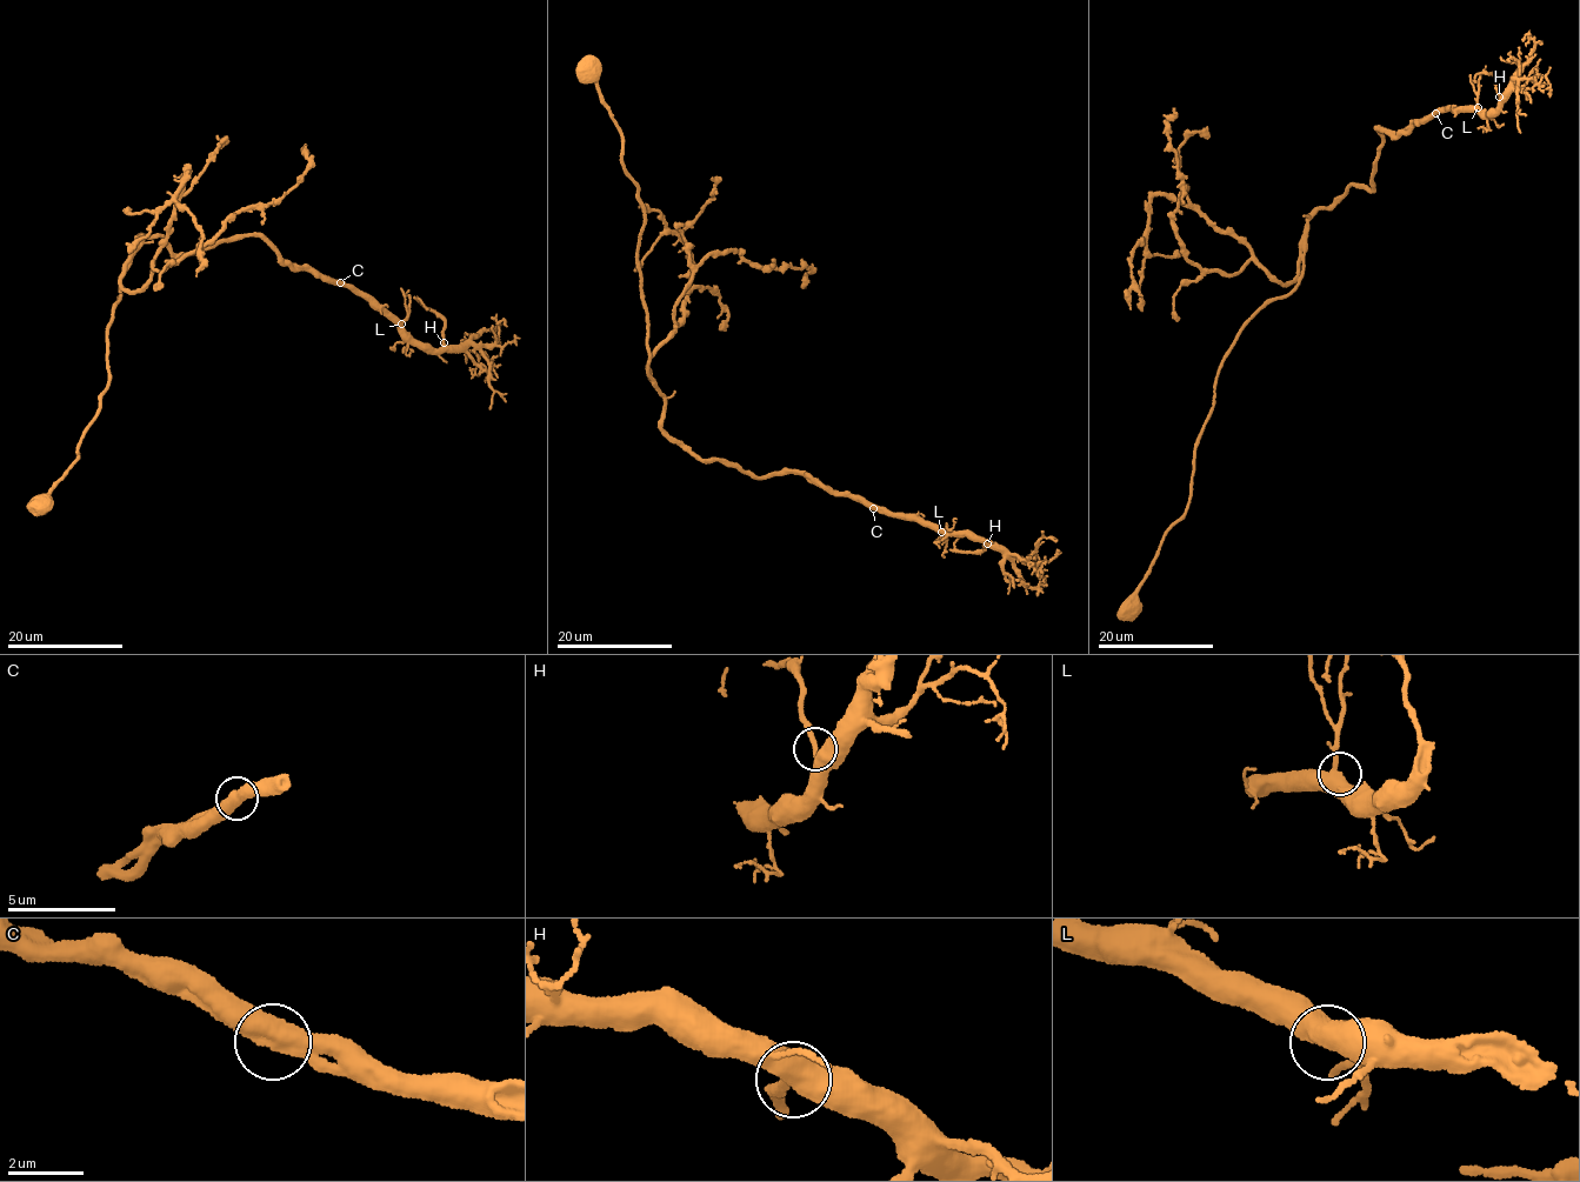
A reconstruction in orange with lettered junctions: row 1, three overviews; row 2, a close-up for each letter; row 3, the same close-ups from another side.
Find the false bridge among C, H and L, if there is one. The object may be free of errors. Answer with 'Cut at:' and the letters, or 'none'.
Cut at: none

